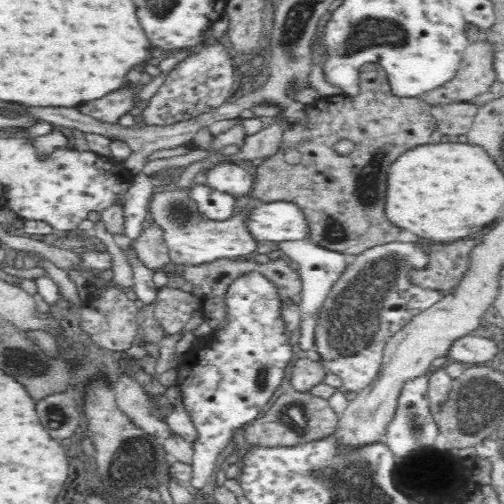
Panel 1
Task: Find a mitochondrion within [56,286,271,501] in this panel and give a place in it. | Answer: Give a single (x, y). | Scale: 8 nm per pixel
(137, 462)

